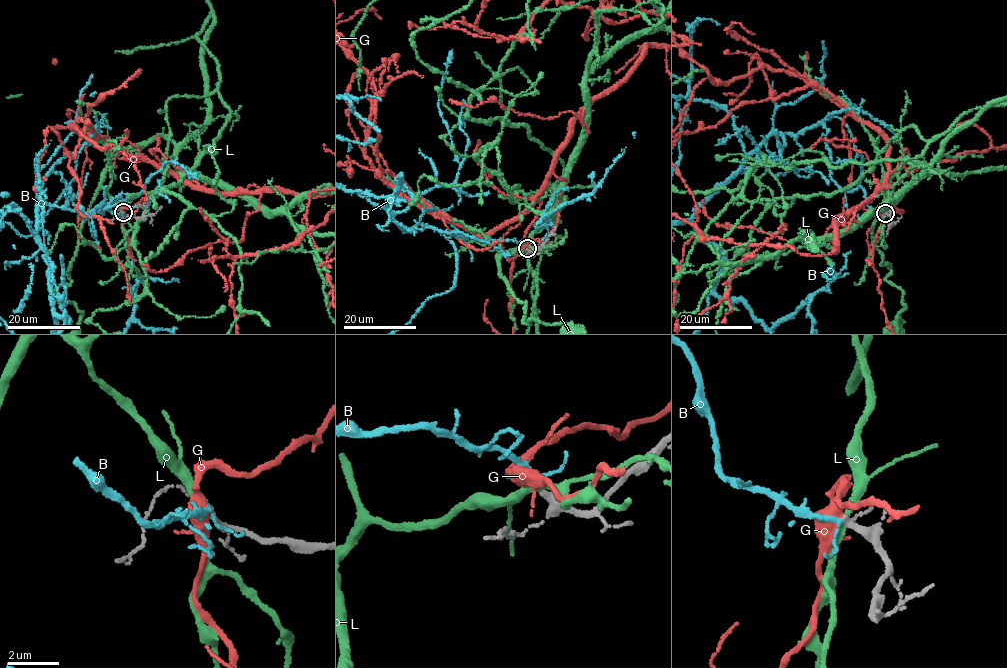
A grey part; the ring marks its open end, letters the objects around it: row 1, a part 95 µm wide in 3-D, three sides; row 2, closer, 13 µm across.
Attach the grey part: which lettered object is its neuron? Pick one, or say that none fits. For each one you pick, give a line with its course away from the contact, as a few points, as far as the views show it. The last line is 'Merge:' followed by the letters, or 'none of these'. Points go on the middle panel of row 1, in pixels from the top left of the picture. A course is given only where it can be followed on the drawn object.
B: via (526, 247), (411, 228), (427, 224), (452, 242), (455, 285), (427, 299), (408, 323)
Merge: B

